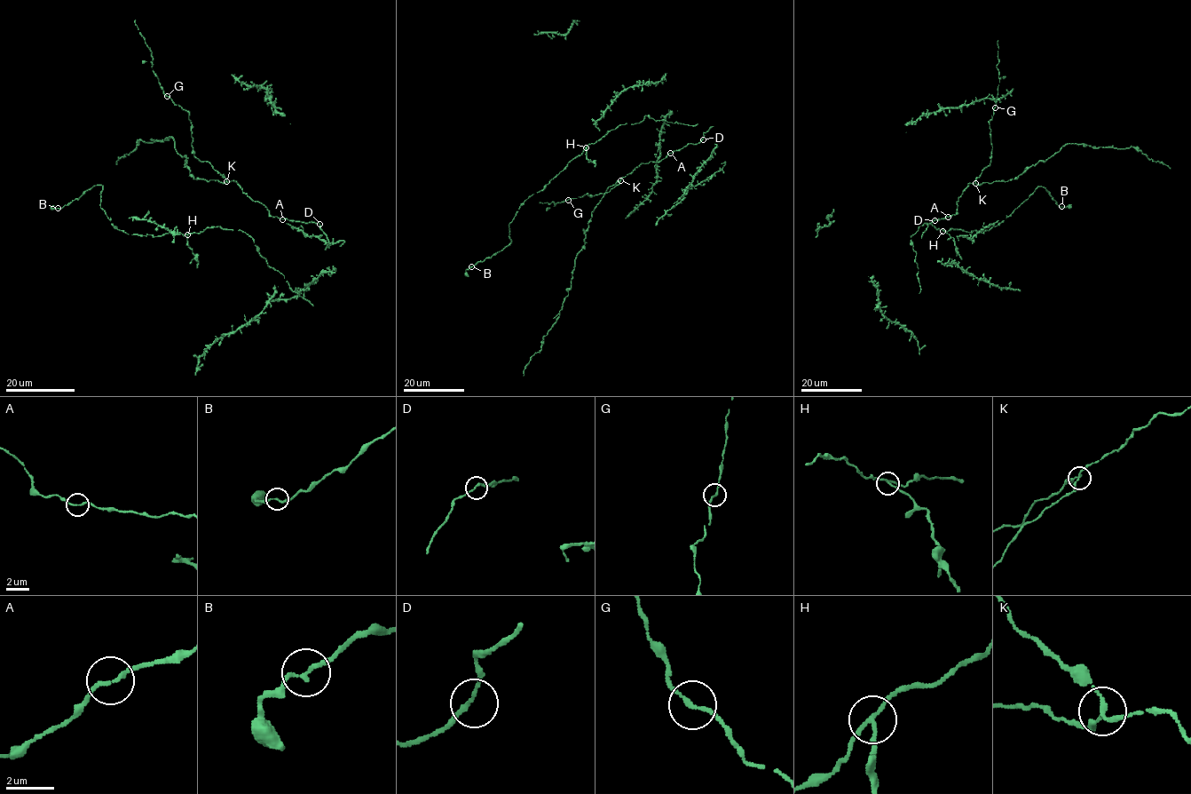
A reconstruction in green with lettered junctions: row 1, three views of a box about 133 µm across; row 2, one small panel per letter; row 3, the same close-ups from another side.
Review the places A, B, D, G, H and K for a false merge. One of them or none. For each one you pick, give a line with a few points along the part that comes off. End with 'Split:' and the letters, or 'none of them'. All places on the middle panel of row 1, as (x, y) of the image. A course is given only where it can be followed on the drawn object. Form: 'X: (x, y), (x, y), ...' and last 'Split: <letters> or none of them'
H: (586, 147), (586, 157), (595, 164), (595, 167)
Split: H

